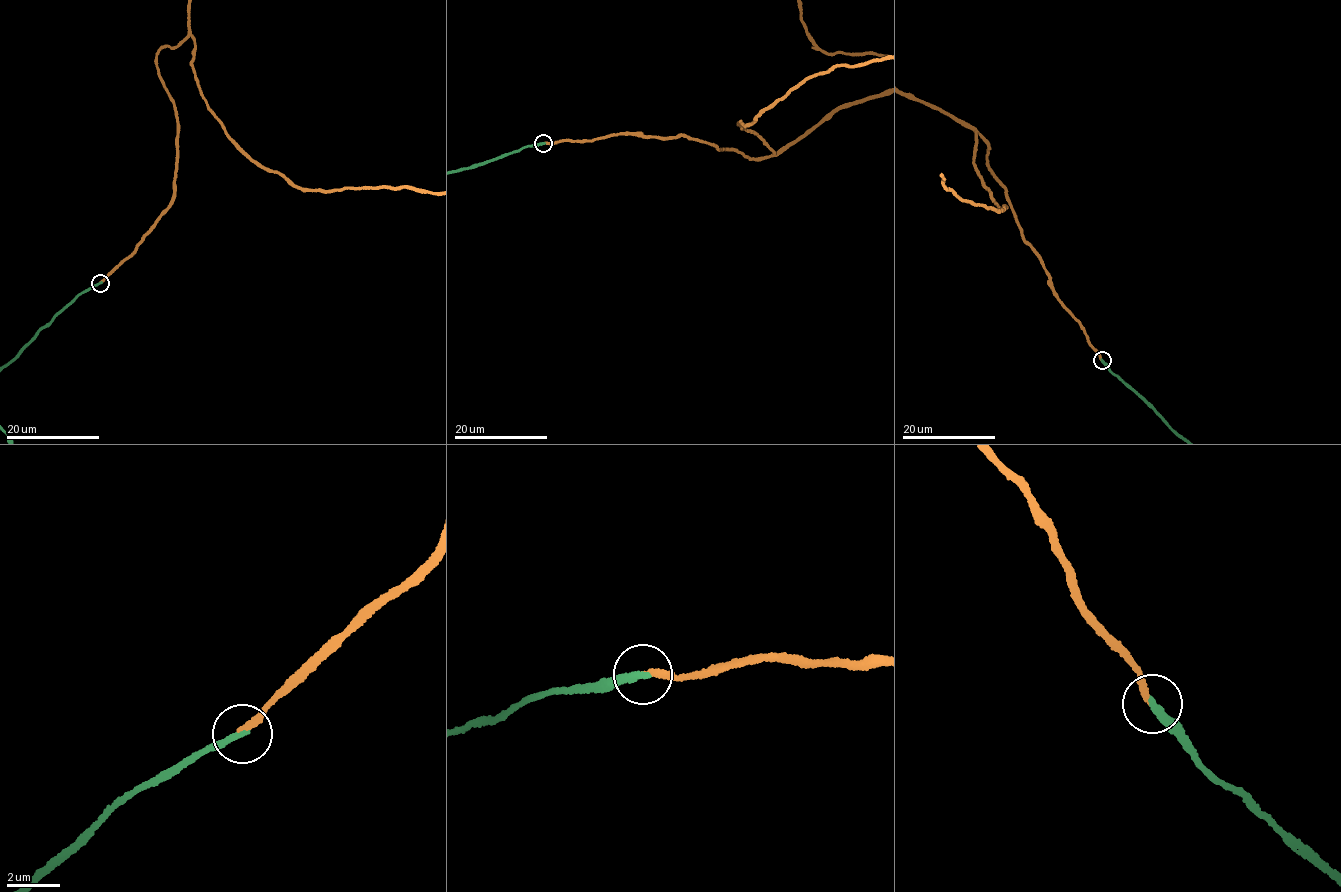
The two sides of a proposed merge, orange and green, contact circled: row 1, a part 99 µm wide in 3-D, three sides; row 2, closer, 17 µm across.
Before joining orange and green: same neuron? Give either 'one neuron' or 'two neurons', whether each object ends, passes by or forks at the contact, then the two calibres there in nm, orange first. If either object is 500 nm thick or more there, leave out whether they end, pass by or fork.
two neurons; orange ends there; green ends there; 260 nm thick on the orange side, 280 nm on the other

